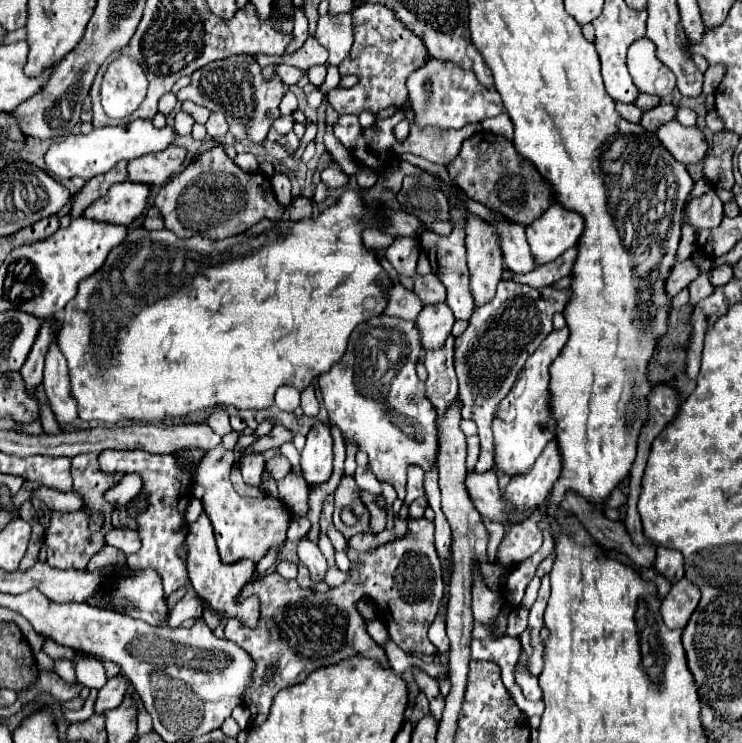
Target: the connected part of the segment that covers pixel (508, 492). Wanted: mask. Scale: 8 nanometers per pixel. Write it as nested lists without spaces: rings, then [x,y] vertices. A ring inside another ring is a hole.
[[[550,440],[530,468],[530,474],[522,474],[522,478],[510,480],[504,490],[506,502],[520,514],[524,510],[536,510],[550,494],[560,470],[562,458],[558,458],[558,442]]]

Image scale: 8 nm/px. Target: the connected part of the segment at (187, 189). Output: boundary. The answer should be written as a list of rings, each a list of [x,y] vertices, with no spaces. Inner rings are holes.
[[[224,144],[202,152],[176,174],[156,196],[156,206],[162,212],[164,226],[178,238],[200,234],[210,240],[222,240],[242,234],[262,218],[280,220],[284,216],[284,208],[274,196],[270,178],[264,172],[246,172],[236,166],[224,152]]]

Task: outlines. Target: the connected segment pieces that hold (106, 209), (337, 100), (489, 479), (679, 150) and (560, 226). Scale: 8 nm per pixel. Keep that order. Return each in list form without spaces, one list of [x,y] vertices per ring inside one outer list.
[[[126,180],[122,184],[114,184],[106,196],[90,204],[90,210],[86,210],[84,216],[128,226],[144,212],[148,198],[150,198],[150,186]]]
[[[378,4],[356,6],[352,10],[352,18],[354,18],[354,46],[348,58],[340,64],[340,72],[358,76],[358,84],[346,90],[332,90],[328,94],[332,108],[339,115],[359,115],[365,110],[376,114],[388,106],[401,106],[408,94],[406,78],[410,76],[410,72],[422,68],[424,62],[428,62],[424,42],[414,32],[406,30],[406,26],[398,22],[394,10],[390,10],[388,6]]]
[[[488,470],[486,474],[470,472],[466,476],[466,488],[482,518],[506,524],[506,518],[510,518],[510,512],[506,510],[506,502],[502,502],[502,490],[498,488],[494,470]]]
[[[678,120],[666,122],[664,126],[658,128],[656,132],[658,140],[664,144],[664,148],[682,164],[696,164],[704,160],[708,152],[708,142],[702,134],[702,130],[686,128]]]
[[[552,204],[552,208],[526,226],[526,238],[536,262],[546,264],[578,244],[582,230],[584,222],[578,212]]]

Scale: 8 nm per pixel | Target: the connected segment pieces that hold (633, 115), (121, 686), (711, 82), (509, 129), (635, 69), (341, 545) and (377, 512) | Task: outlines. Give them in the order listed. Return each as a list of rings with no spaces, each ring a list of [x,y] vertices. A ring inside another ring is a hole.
[[[616,102],[616,110],[622,118],[626,118],[628,122],[634,122],[634,124],[638,124],[644,114],[636,104],[624,104],[624,102]]]
[[[120,676],[110,678],[98,692],[98,698],[94,704],[94,714],[104,714],[104,712],[120,706],[124,692],[126,692],[126,678],[120,678]]]
[[[710,66],[710,68],[704,72],[704,86],[702,86],[704,90],[702,90],[702,94],[704,94],[704,96],[714,94],[714,90],[718,88],[722,76],[724,76],[724,68],[722,68],[722,66]]]
[[[502,112],[502,114],[498,114],[498,116],[490,118],[490,120],[484,120],[482,128],[490,130],[490,132],[496,132],[496,134],[508,138],[508,140],[514,138],[514,124],[512,124],[512,120],[510,120],[510,116],[506,112]]]
[[[647,37],[634,42],[628,48],[628,70],[640,92],[668,96],[676,86],[676,78],[668,66],[658,62],[655,49]]]
[[[330,526],[328,528],[328,538],[330,538],[330,542],[332,542],[332,546],[336,548],[336,552],[346,552],[346,546],[348,546],[348,540],[344,538],[344,534],[342,532],[338,532],[334,526]]]
[[[362,492],[362,502],[366,502],[366,506],[368,506],[368,510],[371,515],[369,524],[370,532],[377,534],[378,532],[382,532],[386,529],[387,518],[386,512],[379,506],[376,506],[372,498],[374,498],[372,494],[368,494],[368,492]]]

